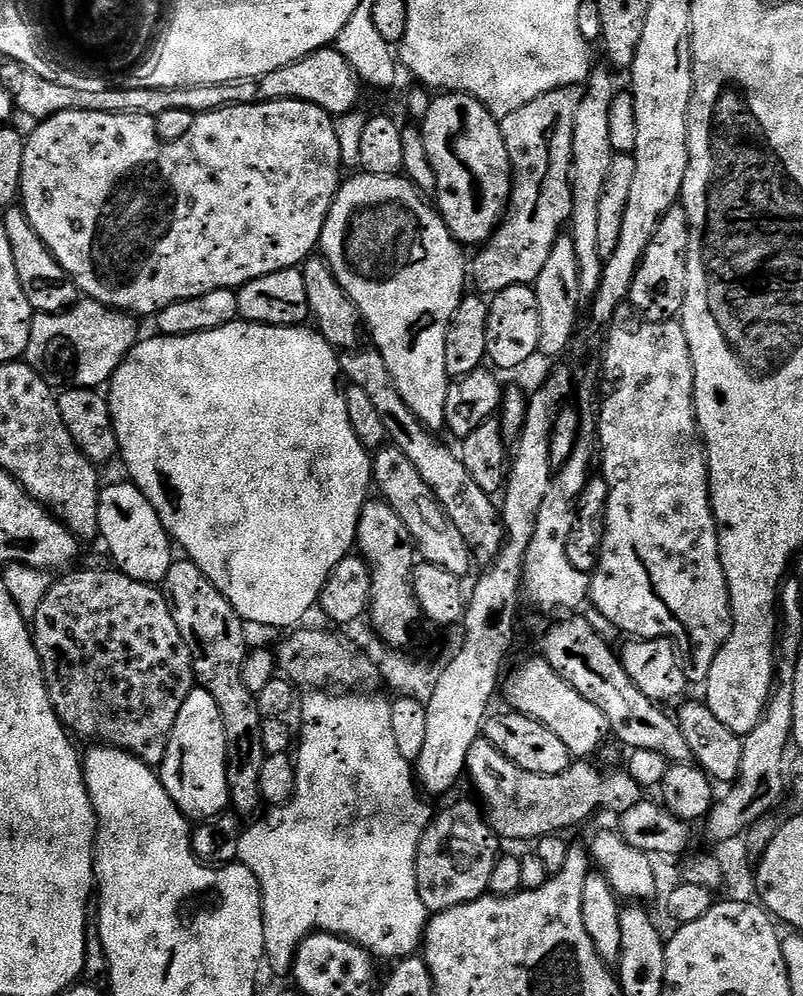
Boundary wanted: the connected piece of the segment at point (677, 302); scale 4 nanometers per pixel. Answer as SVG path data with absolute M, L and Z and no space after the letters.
M683 206L674 207L664 215L662 222L658 222L658 230L654 230L654 238L650 238L650 246L646 246L646 254L634 274L634 282L628 295L632 307L645 320L662 322L679 317L686 298L689 246L688 215Z

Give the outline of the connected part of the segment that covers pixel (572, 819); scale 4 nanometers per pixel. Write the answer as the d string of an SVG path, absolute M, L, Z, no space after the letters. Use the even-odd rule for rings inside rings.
M483 738L470 746L466 776L472 779L480 795L479 803L488 827L505 841L535 842L541 836L563 833L563 828L572 828L603 808L619 814L642 799L640 784L626 770L600 773L592 762L573 762L562 774L530 774Z

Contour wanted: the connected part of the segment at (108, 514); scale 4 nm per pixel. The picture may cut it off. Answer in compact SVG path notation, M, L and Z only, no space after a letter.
M131 482L124 484L105 483L98 498L99 539L104 540L108 552L112 555L115 571L126 574L143 584L163 585L166 574L174 562L174 541L162 526L154 506Z

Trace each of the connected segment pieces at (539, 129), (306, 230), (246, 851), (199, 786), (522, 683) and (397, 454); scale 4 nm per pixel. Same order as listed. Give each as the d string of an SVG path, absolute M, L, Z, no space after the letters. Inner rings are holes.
M571 84L560 87L549 94L540 95L534 102L514 110L514 114L506 114L500 120L502 138L506 142L506 154L510 154L512 167L512 197L508 200L508 211L499 228L491 238L479 249L476 257L470 260L470 280L477 284L484 294L495 294L510 286L526 284L535 285L538 274L542 274L542 266L546 266L546 258L554 248L554 242L562 234L560 228L572 218L572 143L574 142L574 116L584 97L583 85Z
M275 100L265 104L235 104L232 108L219 108L212 112L199 113L193 117L189 133L176 143L161 142L161 139L156 136L156 121L150 116L127 116L126 114L110 114L109 112L63 112L39 121L34 134L30 134L25 139L24 153L22 154L22 182L20 183L18 200L30 222L30 226L34 226L38 238L42 238L42 242L46 242L50 254L54 254L54 258L60 263L62 270L66 270L66 274L70 274L70 278L75 282L77 289L87 299L97 300L99 304L104 304L107 308L117 308L118 311L129 313L137 318L143 318L143 316L152 318L155 317L157 312L166 310L166 306L170 306L179 300L198 298L202 294L210 294L210 290L218 290L219 288L238 290L243 284L249 284L254 278L262 278L266 274L274 274L278 270L303 265L304 261L317 251L320 235L326 226L326 218L330 214L330 206L334 202L336 191L340 189L342 183L340 172L342 173L342 165L340 151L338 150L338 134L336 133L333 117L323 112L318 106L307 104L301 100Z
M312 690L305 695L308 696L305 700L303 697L299 701L298 713L300 712L300 724L304 729L298 732L298 747L294 752L296 795L288 804L273 807L268 813L265 811L259 818L253 819L249 823L253 824L249 828L245 827L240 833L239 863L247 866L260 887L266 964L267 967L269 964L280 976L287 977L291 973L292 959L296 956L297 946L314 932L329 932L341 936L354 942L359 948L365 948L373 957L381 956L384 960L396 962L405 956L417 955L424 938L424 929L428 926L430 913L426 910L426 906L422 906L422 898L418 898L416 851L422 834L428 828L430 811L428 812L427 806L420 801L421 793L414 779L413 765L398 754L398 746L394 742L394 729L390 727L392 705L387 699L384 701L382 697L372 695L376 694L333 694L328 690Z
M193 687L186 702L182 702L182 710L178 710L178 718L168 736L164 760L158 765L158 775L166 794L170 794L185 820L215 820L229 807L227 765L226 730L218 714L218 702L214 702L206 690Z
M542 658L528 661L511 678L507 707L542 722L546 730L554 730L573 758L592 758L604 736L609 735L606 714L602 714L594 702L586 702L586 698L582 698L582 694L578 694L578 690L566 683Z
M391 446L379 449L372 462L372 479L375 487L380 487L379 495L384 503L394 509L402 522L406 522L406 530L410 530L419 559L425 564L442 566L442 570L448 570L455 576L467 577L468 560L470 564L468 544L462 534L458 534L458 526L454 526L454 522L450 522L450 518L442 510L438 498L434 498L430 486L422 482L418 470L414 470L406 454Z

